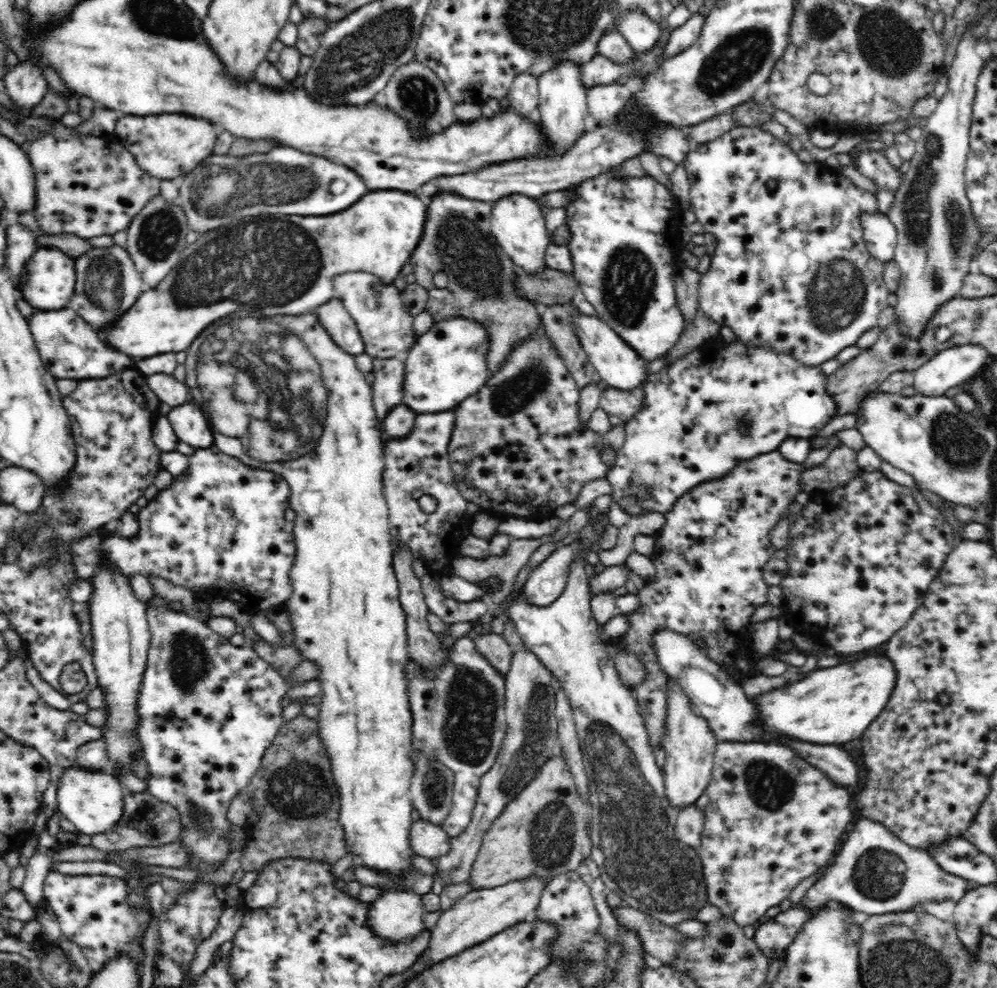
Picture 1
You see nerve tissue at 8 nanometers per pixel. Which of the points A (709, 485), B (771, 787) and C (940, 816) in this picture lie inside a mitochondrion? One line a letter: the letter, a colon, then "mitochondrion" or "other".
A: other
B: mitochondrion
C: other

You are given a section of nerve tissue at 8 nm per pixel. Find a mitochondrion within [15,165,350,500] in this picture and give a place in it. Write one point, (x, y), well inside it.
(283, 439)

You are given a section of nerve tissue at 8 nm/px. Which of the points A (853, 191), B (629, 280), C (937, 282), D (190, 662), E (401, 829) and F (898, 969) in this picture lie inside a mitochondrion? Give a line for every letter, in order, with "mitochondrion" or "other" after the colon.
A: other
B: mitochondrion
C: mitochondrion
D: mitochondrion
E: other
F: mitochondrion

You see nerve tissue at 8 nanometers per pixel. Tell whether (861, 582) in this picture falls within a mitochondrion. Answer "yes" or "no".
no

